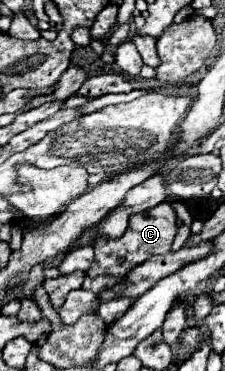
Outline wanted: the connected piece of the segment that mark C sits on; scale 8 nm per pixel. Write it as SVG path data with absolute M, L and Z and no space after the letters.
M159 203L157 207L141 213L133 213L129 217L129 225L123 237L109 239L109 237L97 237L91 245L95 249L95 261L87 269L87 277L97 275L111 275L111 277L125 277L137 265L143 263L143 259L149 259L153 255L163 255L171 251L171 243L177 235L177 215L171 203Z

